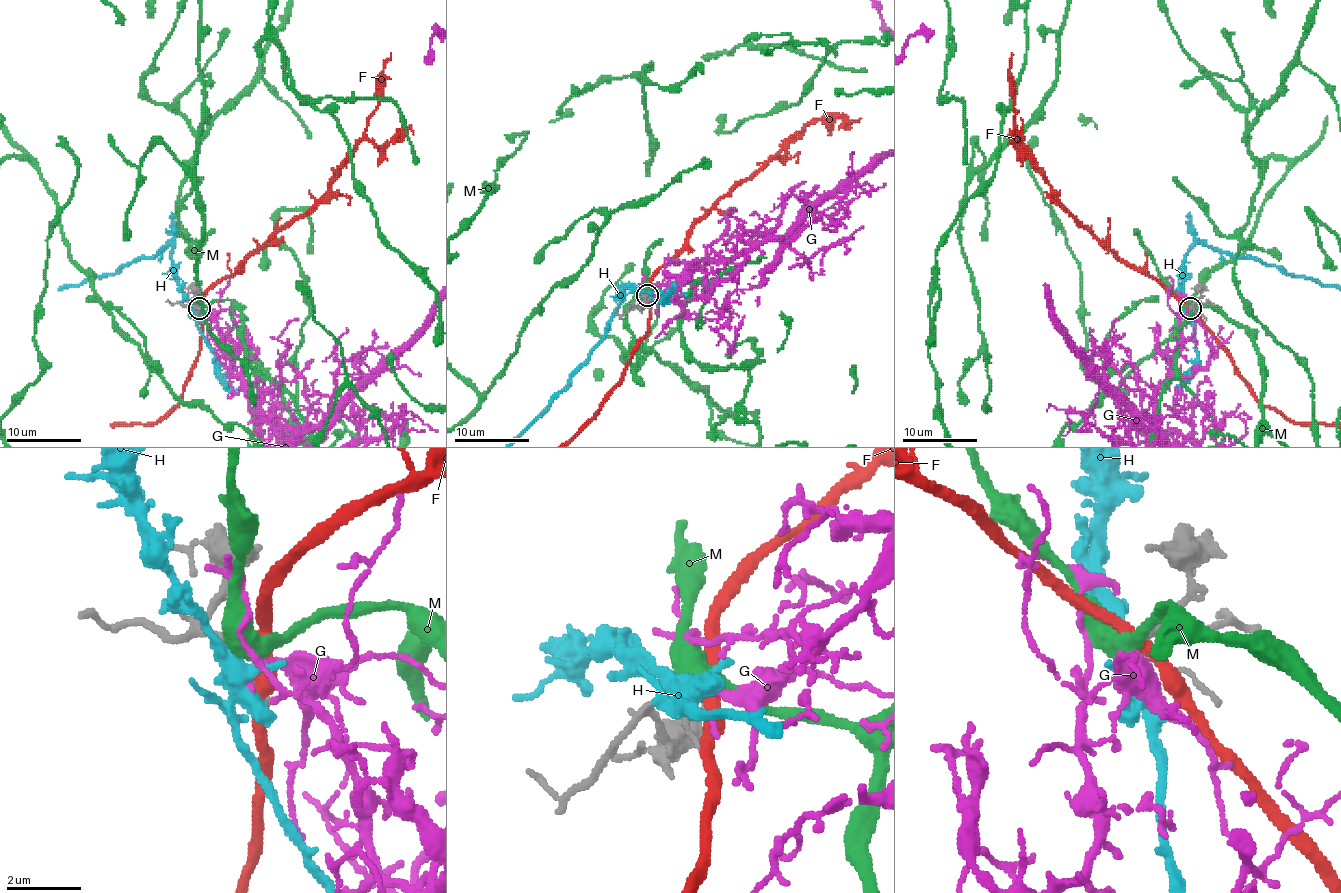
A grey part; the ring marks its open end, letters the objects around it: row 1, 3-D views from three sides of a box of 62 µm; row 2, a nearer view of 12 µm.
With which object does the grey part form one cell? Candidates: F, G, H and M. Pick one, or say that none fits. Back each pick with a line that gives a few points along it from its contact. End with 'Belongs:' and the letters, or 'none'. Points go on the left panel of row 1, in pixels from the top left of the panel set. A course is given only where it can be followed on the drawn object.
Belongs: G

